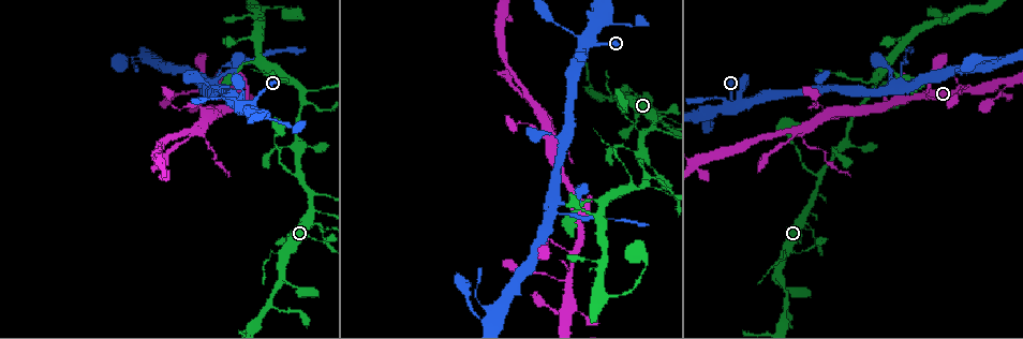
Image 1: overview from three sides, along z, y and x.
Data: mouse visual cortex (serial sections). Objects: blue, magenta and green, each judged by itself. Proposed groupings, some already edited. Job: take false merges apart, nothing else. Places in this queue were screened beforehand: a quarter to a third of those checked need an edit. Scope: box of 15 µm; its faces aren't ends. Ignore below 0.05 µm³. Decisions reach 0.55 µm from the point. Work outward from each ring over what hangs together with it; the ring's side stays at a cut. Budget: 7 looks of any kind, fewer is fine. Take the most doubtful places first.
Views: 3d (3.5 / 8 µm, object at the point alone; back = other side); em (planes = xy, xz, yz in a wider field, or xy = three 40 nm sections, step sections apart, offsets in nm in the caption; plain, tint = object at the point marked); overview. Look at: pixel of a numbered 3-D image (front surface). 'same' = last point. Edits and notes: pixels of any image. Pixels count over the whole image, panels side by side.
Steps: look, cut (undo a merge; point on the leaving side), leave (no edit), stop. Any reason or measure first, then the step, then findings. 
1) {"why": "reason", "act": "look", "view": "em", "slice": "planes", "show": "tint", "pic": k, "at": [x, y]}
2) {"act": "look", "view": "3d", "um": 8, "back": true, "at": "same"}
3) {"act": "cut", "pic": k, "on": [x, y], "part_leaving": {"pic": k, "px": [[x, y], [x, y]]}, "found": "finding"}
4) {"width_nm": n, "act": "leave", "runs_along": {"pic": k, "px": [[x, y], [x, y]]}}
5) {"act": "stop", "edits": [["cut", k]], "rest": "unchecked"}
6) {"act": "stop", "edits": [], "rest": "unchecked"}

{"why": "thin arm on a thick one", "act": "look", "view": "3d", "um": 3.5, "pic": 1, "at": [659, 118]}

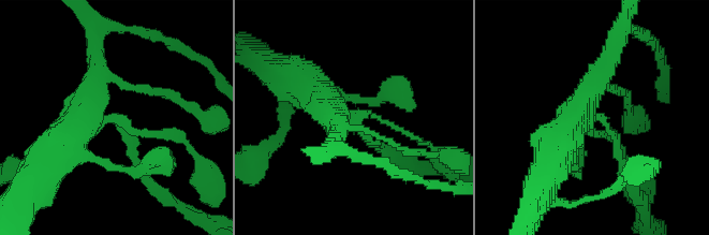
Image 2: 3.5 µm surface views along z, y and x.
{"arms": 4, "act": "leave", "runs_along": {"pic": 2, "px": [[304, 84], [416, 138]]}, "found": "continuous, no second cell"}

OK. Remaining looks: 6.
{"why": "calibre changes", "act": "look", "view": "3d", "um": 3.5, "back": true, "pic": 1, "at": [803, 142]}

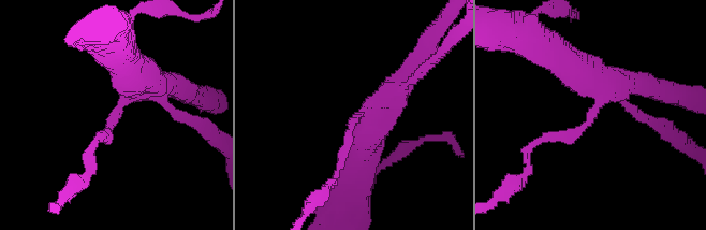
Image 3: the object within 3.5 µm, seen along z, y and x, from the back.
{"arm_widths_nm": [150, 450], "act": "look", "view": "em", "slice": "xy", "step": 5, "show": "tint", "pic": 3, "at": [354, 119]}

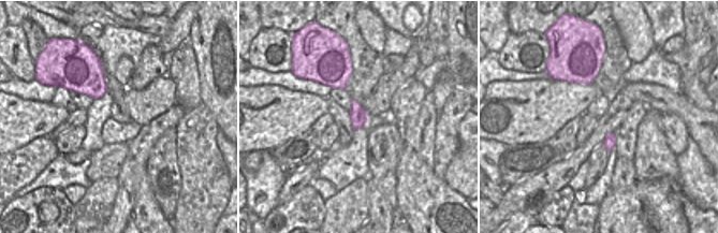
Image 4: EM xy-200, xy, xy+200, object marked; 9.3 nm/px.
{"act": "look", "view": "em", "slice": "xy", "step": 1, "show": "tint", "at": "same"}

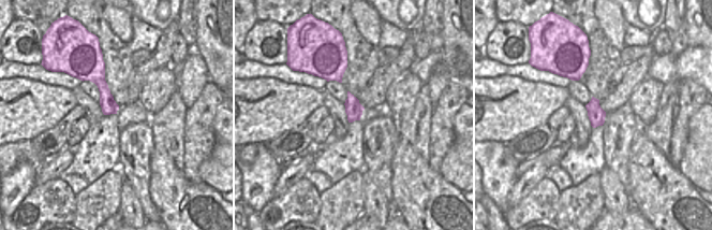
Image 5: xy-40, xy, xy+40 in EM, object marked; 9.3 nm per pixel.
{"act": "cut", "pic": 3, "on": [573, 134], "part_leaving": {"pic": 3, "px": [[594, 111], [568, 138], [534, 141], [529, 163]]}, "found": "a second cell is stuck on"}

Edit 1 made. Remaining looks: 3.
{"act": "look", "view": "overview"}

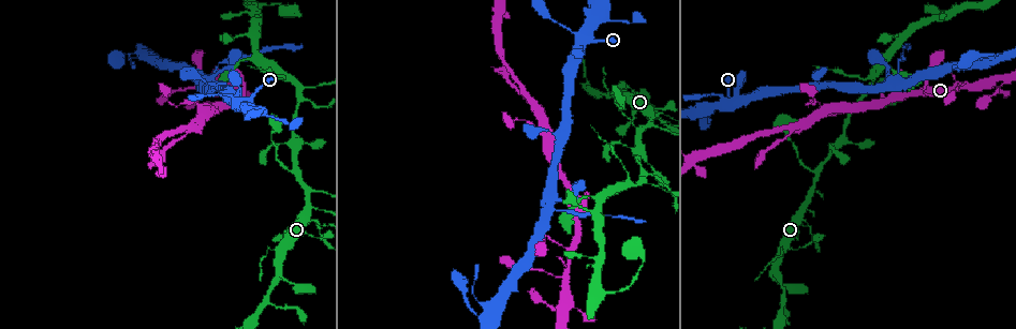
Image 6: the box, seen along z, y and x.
{"why": "arms part here", "act": "look", "view": "3d", "um": 3.5, "pic": 6, "at": [785, 303]}

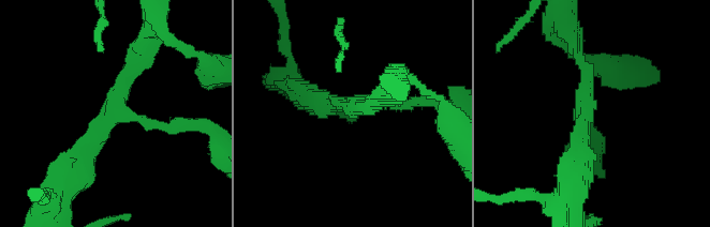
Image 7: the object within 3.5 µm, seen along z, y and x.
{"why": "now the EM", "act": "look", "view": "em", "slice": "planes", "show": "tint", "pic": 7, "at": [355, 108]}

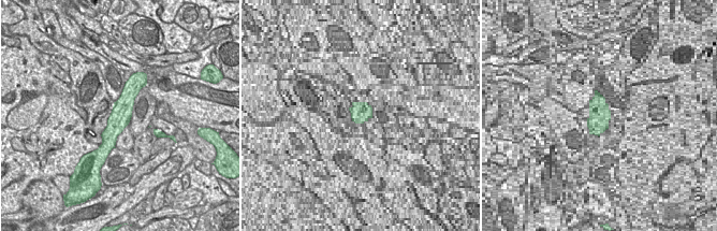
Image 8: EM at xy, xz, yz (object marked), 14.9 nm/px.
{"width_nm": 320, "act": "leave", "runs_along": {"pic": 7, "px": [[141, 47], [111, 117], [74, 169]]}, "found": "one cell here"}

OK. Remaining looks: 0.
{"act": "stop", "edits": [["cut", 3]], "rest": "unchecked"}

